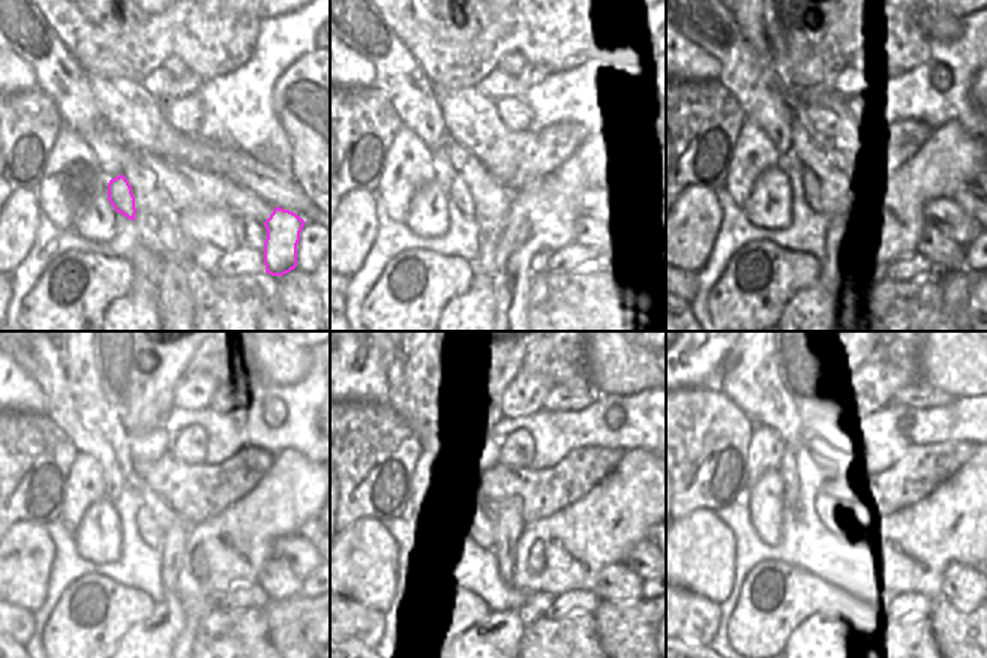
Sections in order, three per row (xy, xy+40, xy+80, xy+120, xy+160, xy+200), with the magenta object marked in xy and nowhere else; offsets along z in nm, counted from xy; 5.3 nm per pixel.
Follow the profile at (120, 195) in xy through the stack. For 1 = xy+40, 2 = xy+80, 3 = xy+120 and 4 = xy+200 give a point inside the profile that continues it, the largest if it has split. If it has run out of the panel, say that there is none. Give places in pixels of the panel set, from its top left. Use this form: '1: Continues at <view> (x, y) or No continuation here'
1: Continues at xy+40 (459, 195)
2: Continues at xy+80 (792, 167)
3: Continues at xy+120 (126, 505)
4: Continues at xy+200 (800, 508)

